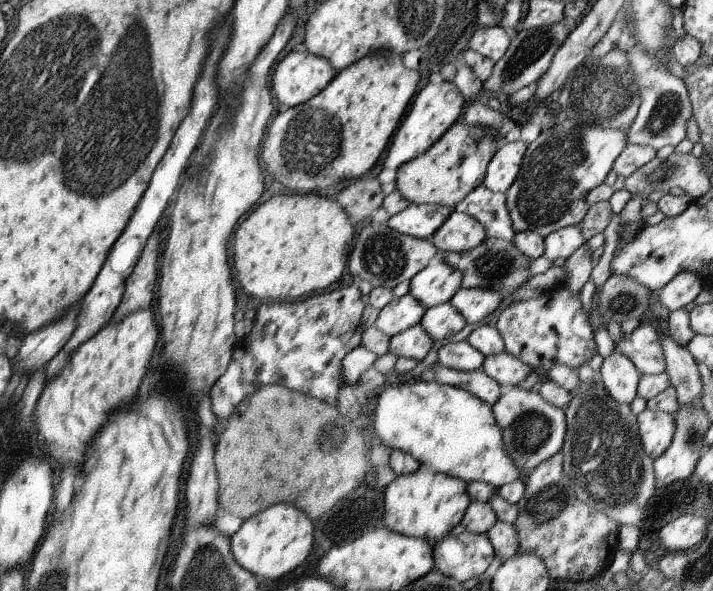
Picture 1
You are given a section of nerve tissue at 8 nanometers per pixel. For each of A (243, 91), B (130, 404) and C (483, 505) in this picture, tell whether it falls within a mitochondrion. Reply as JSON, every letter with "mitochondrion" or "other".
{"A":"other","B":"other","C":"other"}

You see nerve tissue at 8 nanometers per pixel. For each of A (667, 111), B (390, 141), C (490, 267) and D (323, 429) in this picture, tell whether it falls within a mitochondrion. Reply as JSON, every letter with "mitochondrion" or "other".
{"A":"mitochondrion","B":"other","C":"mitochondrion","D":"mitochondrion"}

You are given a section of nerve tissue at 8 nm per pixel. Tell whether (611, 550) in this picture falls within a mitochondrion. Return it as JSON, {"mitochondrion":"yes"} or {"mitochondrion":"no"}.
{"mitochondrion":"no"}

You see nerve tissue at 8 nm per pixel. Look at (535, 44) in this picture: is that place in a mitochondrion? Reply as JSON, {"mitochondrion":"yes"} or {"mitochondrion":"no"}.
{"mitochondrion":"yes"}

